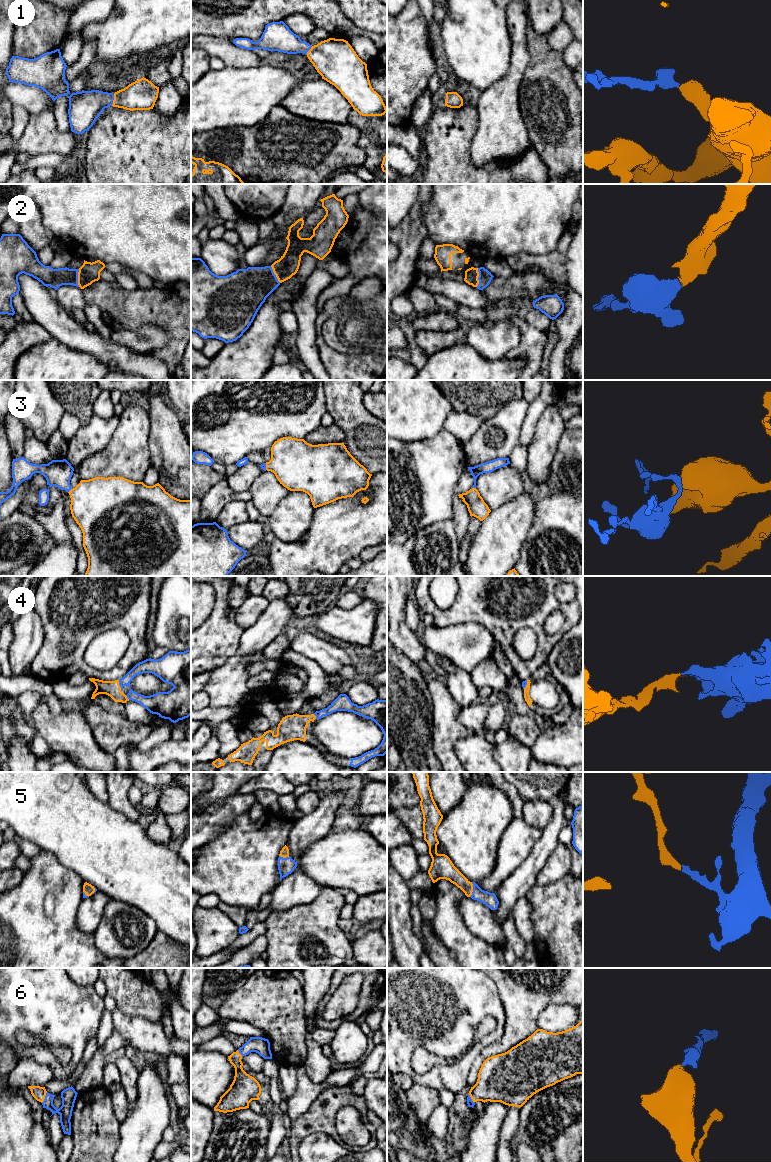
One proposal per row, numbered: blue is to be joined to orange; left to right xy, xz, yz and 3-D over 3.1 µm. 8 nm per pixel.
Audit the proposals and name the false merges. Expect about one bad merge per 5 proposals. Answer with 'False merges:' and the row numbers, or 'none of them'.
False merges: none of them

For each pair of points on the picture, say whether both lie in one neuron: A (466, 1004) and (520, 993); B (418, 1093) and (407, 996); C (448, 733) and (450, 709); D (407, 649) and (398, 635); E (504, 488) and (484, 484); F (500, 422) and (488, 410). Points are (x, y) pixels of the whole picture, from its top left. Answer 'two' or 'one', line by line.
A: two
B: two
C: one
D: one
E: one
F: two

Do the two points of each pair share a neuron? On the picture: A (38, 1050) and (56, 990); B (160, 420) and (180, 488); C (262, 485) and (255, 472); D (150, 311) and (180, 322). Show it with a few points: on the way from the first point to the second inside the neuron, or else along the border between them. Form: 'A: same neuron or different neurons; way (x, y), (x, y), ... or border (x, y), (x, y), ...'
A: same neuron; way (52, 1043), (54, 1007)
B: same neuron; way (167, 437), (170, 451), (180, 464), (180, 471)
C: different neurons; border (264, 471), (248, 490)
D: same neuron; way (157, 311), (169, 311), (173, 315)

